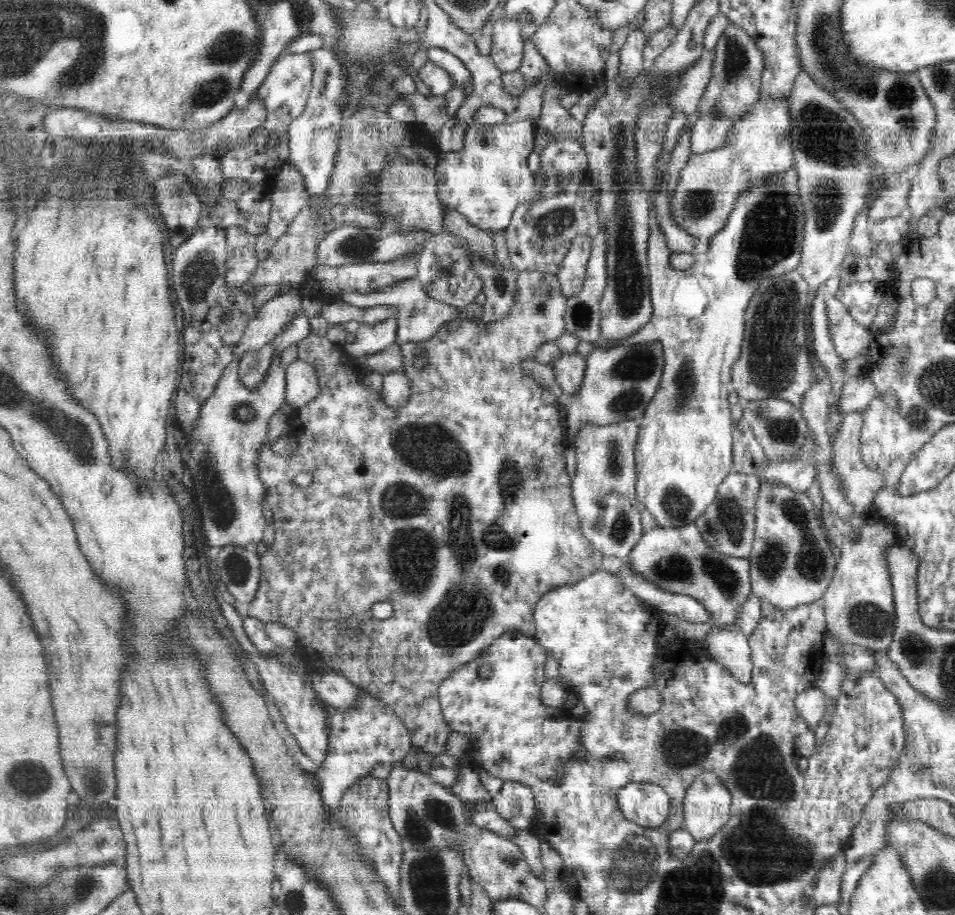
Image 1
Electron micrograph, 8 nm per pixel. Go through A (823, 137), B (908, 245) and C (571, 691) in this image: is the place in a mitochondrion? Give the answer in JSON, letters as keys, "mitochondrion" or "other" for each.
{"A":"mitochondrion","B":"other","C":"other"}

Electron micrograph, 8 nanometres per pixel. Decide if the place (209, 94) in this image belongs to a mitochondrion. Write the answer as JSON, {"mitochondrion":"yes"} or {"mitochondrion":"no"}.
{"mitochondrion":"yes"}

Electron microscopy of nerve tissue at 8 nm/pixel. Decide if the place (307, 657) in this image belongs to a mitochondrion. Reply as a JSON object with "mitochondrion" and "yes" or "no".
{"mitochondrion":"no"}

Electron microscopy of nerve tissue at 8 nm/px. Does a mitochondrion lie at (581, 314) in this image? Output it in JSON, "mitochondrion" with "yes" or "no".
{"mitochondrion":"yes"}

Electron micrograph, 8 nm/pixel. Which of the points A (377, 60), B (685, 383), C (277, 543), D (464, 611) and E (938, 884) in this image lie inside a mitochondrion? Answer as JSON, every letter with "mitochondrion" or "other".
{"A":"other","B":"mitochondrion","C":"other","D":"mitochondrion","E":"mitochondrion"}

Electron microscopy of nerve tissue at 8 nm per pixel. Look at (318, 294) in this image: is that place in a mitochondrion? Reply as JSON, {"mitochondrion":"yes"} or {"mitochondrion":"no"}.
{"mitochondrion":"no"}

